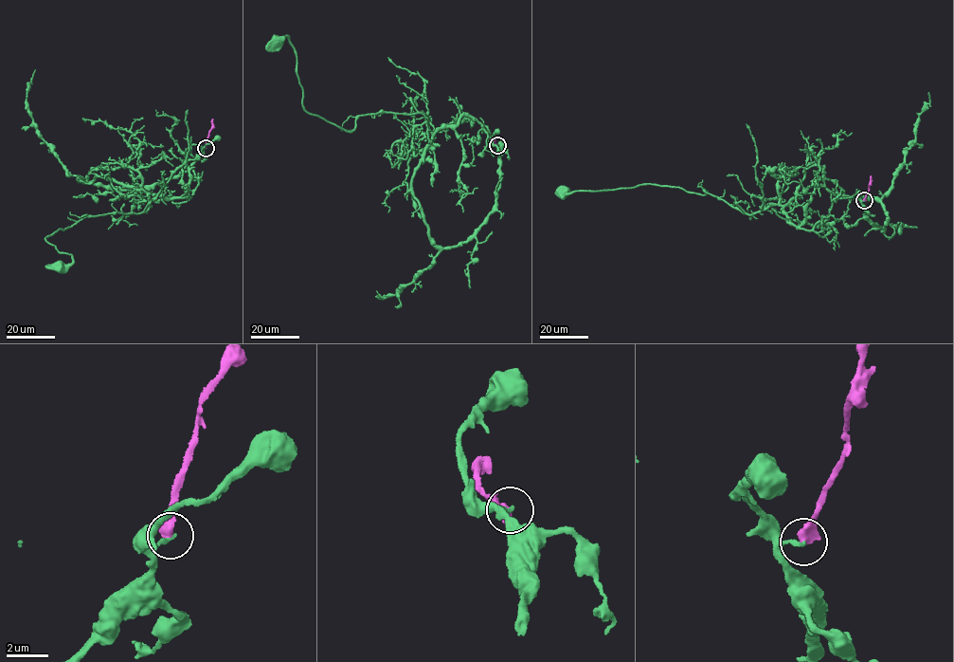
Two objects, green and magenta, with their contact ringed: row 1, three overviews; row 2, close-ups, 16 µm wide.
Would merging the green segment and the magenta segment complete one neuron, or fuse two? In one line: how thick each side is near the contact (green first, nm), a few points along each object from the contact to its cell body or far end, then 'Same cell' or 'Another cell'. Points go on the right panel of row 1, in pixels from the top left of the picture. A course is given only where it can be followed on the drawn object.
Thickness 220 nm (green) against 550 nm. Course of green: (864, 201), (867, 219), (883, 228), (880, 202), (815, 185), (751, 214), (705, 190), (656, 184), (565, 193). Course of magenta: (864, 201), (871, 175). Another cell

